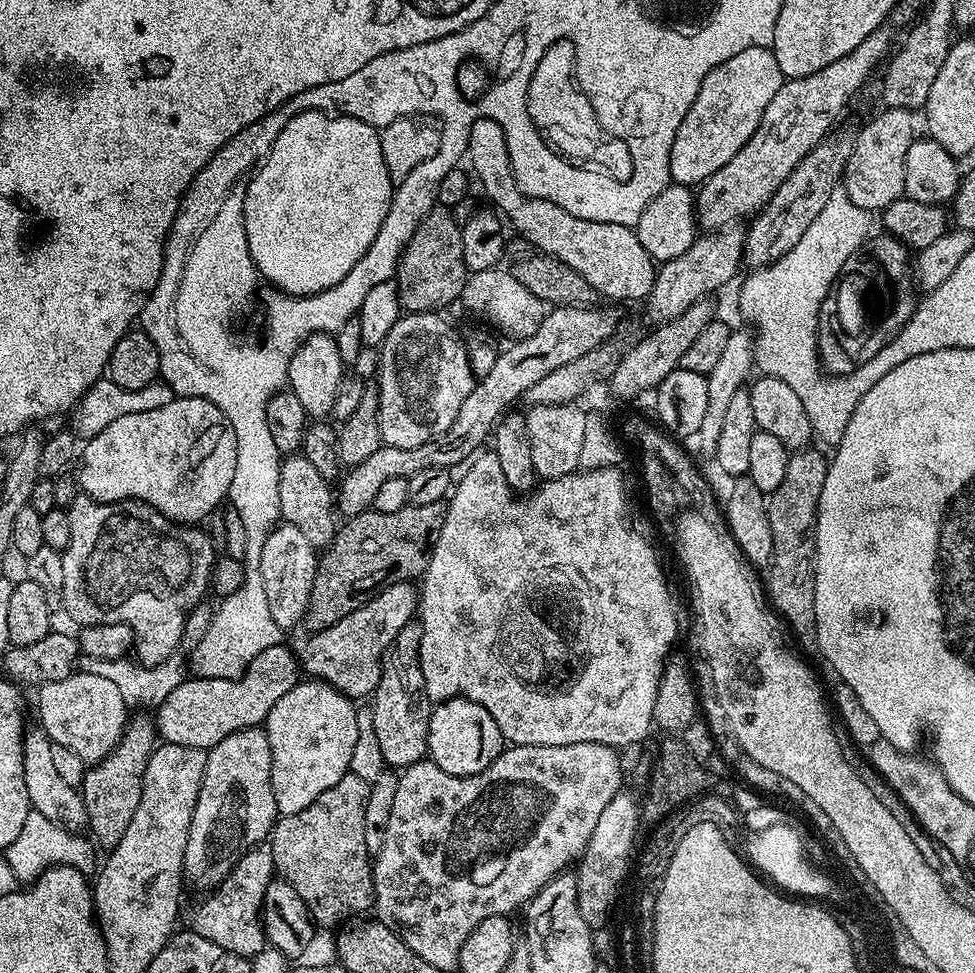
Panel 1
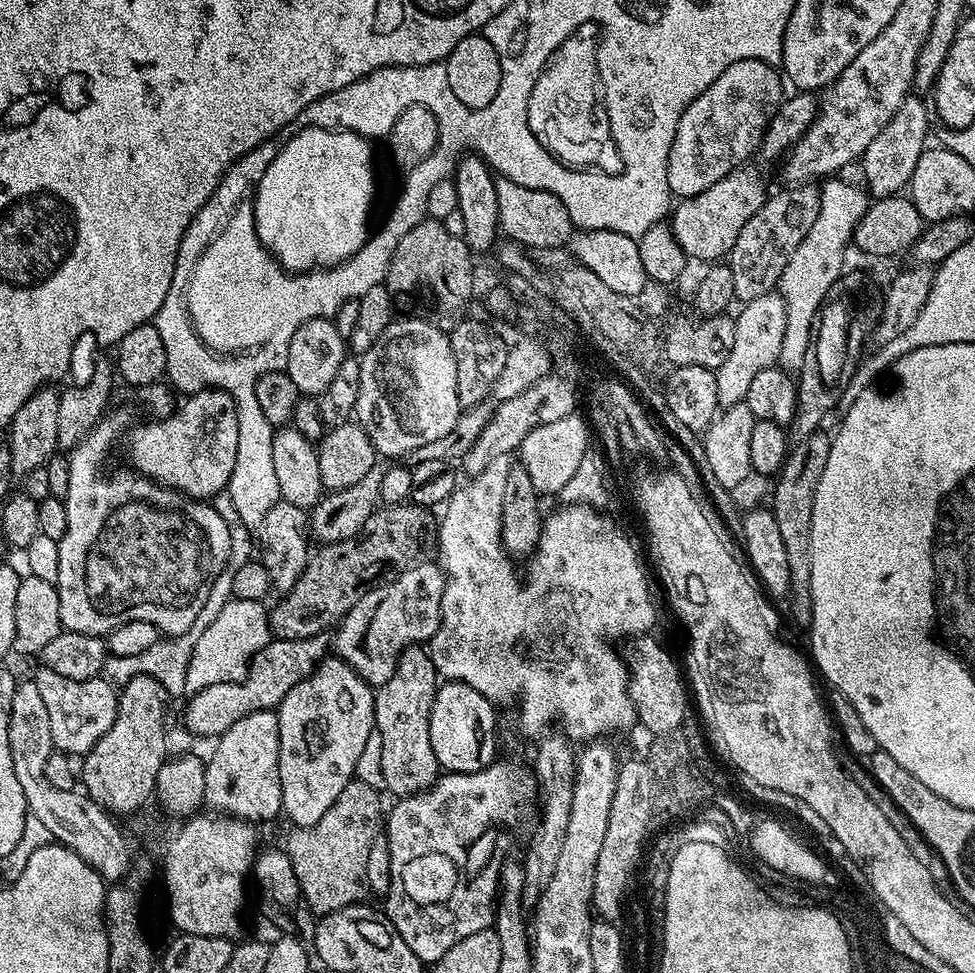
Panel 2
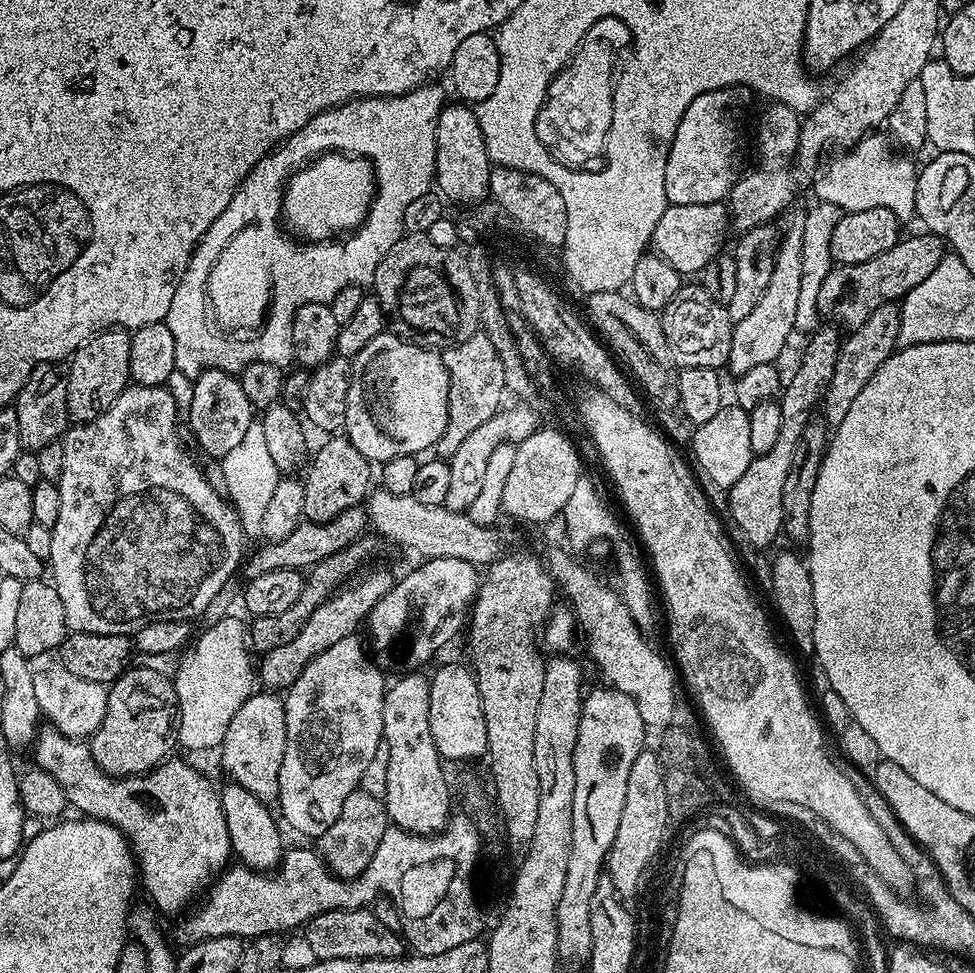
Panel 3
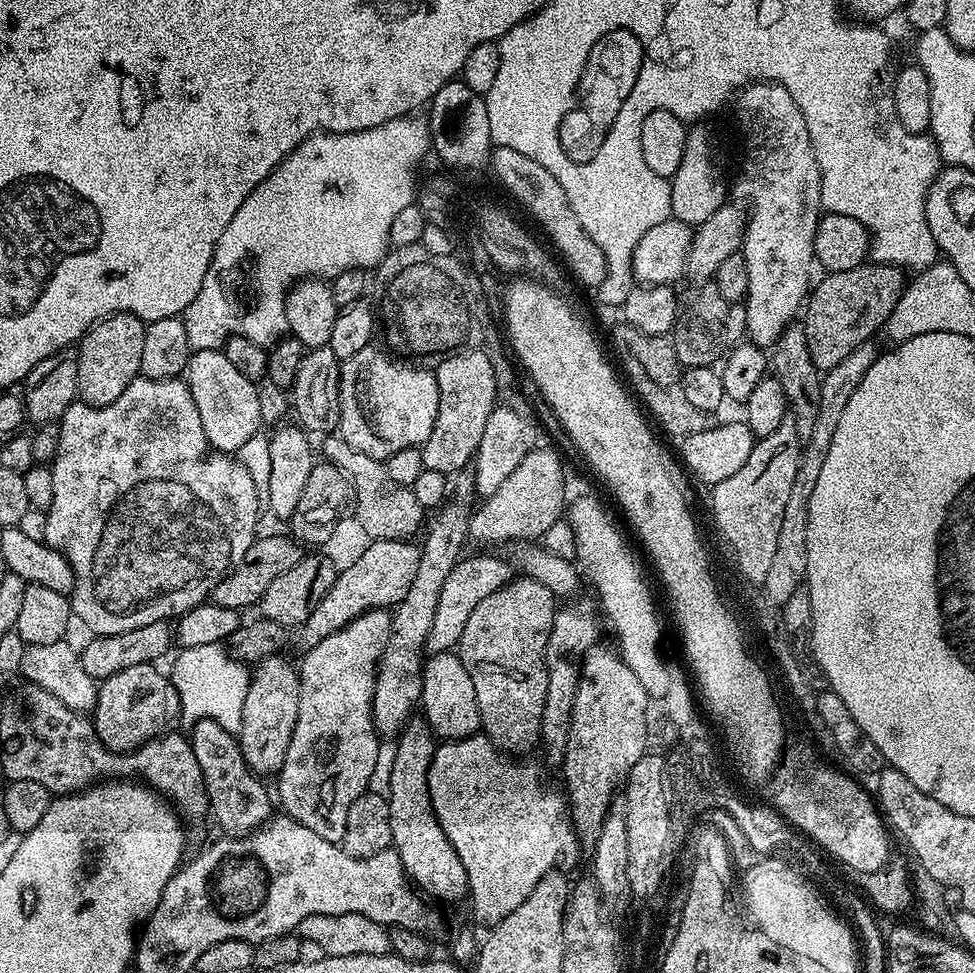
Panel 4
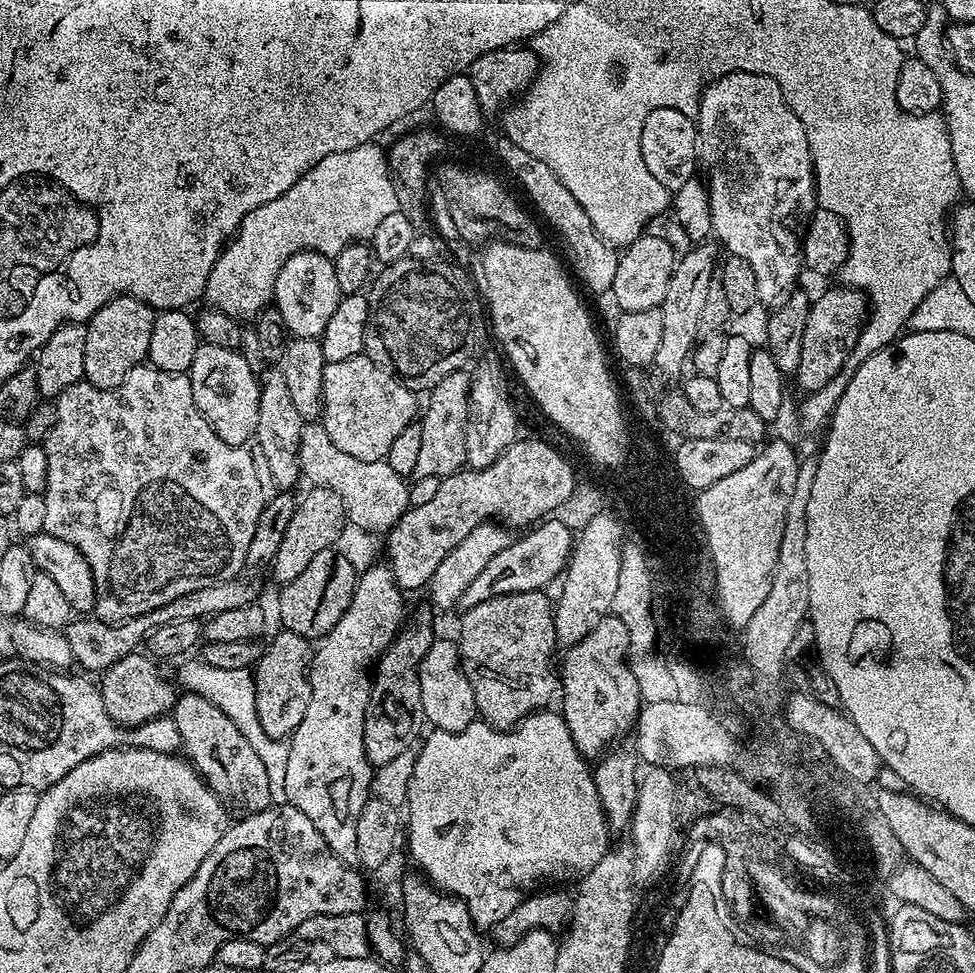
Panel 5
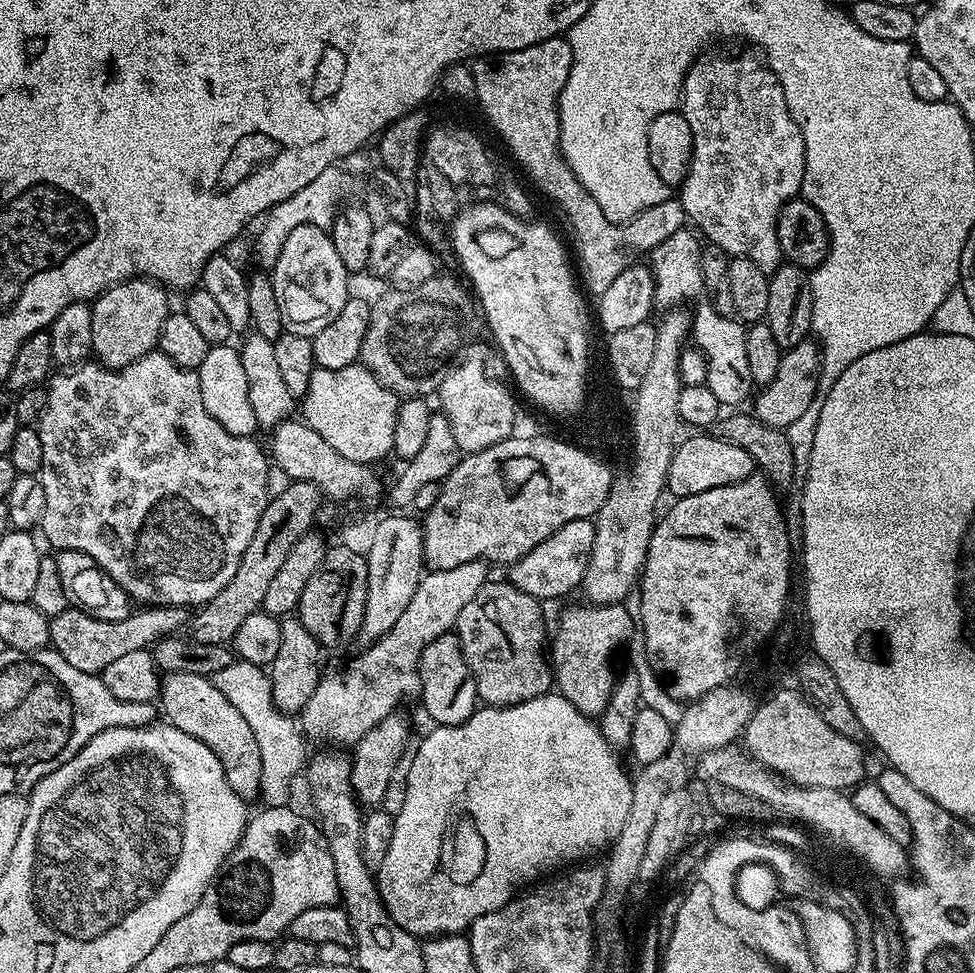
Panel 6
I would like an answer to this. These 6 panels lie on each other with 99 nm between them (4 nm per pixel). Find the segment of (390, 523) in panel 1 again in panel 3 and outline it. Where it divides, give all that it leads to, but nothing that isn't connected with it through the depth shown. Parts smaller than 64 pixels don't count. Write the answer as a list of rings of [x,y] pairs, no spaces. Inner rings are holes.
[[[365,534],[350,546],[338,550],[338,554],[330,554],[330,558],[315,564],[307,573],[302,586],[302,594],[298,594],[298,602],[294,602],[290,610],[286,610],[281,616],[255,617],[251,621],[252,624],[247,625],[246,635],[251,651],[263,654],[270,650],[278,650],[278,646],[286,646],[286,642],[294,642],[294,638],[298,638],[298,630],[302,630],[302,626],[314,614],[314,610],[318,610],[322,602],[326,602],[337,590],[349,583],[369,563],[367,560],[379,550],[380,544],[382,545],[381,537],[375,534]]]

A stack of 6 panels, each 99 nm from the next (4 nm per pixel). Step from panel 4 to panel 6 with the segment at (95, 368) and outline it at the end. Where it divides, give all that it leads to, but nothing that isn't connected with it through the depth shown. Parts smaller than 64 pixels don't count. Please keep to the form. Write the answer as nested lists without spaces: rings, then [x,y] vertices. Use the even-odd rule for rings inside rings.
[[[133,278],[108,288],[91,301],[92,356],[106,368],[125,368],[147,352],[157,351],[162,322],[170,315],[167,294],[165,285],[155,280]]]

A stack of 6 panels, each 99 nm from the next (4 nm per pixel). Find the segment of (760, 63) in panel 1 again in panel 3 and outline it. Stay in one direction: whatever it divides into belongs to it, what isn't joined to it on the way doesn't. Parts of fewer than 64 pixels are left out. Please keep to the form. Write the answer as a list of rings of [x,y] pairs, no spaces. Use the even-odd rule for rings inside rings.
[[[737,86],[698,94],[678,122],[666,158],[666,198],[669,204],[719,204],[740,180],[744,165],[744,107],[749,93]]]

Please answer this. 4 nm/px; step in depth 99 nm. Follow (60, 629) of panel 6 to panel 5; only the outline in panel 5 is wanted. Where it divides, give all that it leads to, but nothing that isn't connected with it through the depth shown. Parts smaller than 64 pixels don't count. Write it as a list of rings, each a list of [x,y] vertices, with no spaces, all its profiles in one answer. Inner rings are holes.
[[[244,579],[215,580],[210,586],[202,586],[202,590],[190,590],[190,594],[182,594],[182,598],[174,598],[174,602],[166,602],[166,606],[158,610],[150,610],[138,618],[124,620],[121,624],[107,624],[99,618],[73,619],[66,629],[72,657],[77,665],[81,664],[85,668],[85,673],[103,674],[110,666],[114,666],[114,662],[137,651],[147,641],[151,632],[158,630],[158,626],[166,626],[166,622],[203,621],[214,614],[222,614],[222,610],[238,610],[238,606],[257,603],[259,586],[252,580]]]

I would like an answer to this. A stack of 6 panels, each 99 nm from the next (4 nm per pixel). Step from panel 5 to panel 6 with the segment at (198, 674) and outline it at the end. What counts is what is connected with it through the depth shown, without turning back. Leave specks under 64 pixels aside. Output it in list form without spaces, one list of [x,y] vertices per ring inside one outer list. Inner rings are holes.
[[[237,659],[226,670],[218,670],[211,677],[214,686],[226,694],[226,699],[233,704],[234,710],[246,718],[254,738],[258,741],[258,750],[262,750],[262,782],[260,796],[263,803],[270,808],[283,808],[292,796],[292,779],[303,773],[310,751],[306,745],[306,737],[291,715],[282,713],[272,701],[272,687],[268,681],[267,671],[259,664],[251,664]]]

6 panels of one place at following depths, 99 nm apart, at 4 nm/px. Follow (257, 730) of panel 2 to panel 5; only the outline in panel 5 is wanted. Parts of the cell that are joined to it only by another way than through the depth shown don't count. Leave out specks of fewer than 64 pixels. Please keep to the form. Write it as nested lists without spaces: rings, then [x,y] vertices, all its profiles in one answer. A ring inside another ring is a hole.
[[[283,630],[277,631],[278,634],[269,642],[268,648],[266,647],[261,651],[260,660],[256,663],[254,675],[256,677],[256,706],[258,708],[258,722],[262,724],[262,730],[275,740],[284,740],[291,737],[292,731],[298,726],[298,722],[302,722],[302,718],[306,714],[306,706],[310,703],[310,678],[308,677],[308,665],[310,663],[310,641],[304,636],[299,636],[293,632],[285,632]]]

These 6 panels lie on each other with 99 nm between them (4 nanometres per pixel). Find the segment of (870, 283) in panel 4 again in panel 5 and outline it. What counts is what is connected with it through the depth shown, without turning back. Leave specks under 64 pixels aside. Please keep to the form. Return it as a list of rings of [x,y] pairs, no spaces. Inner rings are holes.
[[[835,287],[826,289],[820,297],[812,300],[810,315],[806,318],[806,330],[802,330],[802,354],[794,380],[804,394],[820,390],[836,374],[845,371],[844,363],[849,363],[852,348],[860,337],[860,329],[868,319],[870,305],[860,289]]]

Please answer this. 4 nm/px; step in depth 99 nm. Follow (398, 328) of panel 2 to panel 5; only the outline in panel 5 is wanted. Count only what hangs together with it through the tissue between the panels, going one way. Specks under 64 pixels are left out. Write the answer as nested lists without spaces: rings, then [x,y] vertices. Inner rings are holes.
[[[368,354],[346,358],[346,362],[330,362],[324,367],[324,429],[338,450],[362,458],[362,462],[385,459],[394,438],[418,416],[417,393],[384,368],[379,368]]]

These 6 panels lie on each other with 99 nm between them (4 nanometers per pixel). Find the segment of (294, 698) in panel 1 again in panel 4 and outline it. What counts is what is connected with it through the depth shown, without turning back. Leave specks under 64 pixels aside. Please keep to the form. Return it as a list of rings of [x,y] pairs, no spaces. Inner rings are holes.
[[[371,608],[369,612],[363,612],[358,618],[354,618],[354,622],[350,622],[346,626],[342,626],[342,630],[338,630],[334,634],[330,634],[330,638],[322,638],[322,642],[318,642],[318,646],[307,649],[303,653],[304,661],[299,661],[298,671],[300,673],[300,697],[298,698],[298,722],[294,722],[294,734],[290,738],[290,750],[286,750],[286,758],[284,764],[278,773],[280,779],[280,800],[278,796],[278,804],[280,804],[285,813],[295,818],[298,822],[302,822],[302,826],[310,826],[310,830],[314,830],[314,834],[326,838],[332,844],[340,844],[346,834],[346,826],[350,818],[350,806],[354,806],[354,802],[362,793],[368,791],[368,783],[370,782],[370,773],[374,770],[374,762],[378,762],[378,750],[382,743],[381,737],[378,735],[376,728],[372,724],[372,699],[374,698],[374,682],[376,681],[376,668],[380,665],[382,654],[386,650],[386,642],[390,638],[390,626],[392,625],[393,613],[383,608]]]

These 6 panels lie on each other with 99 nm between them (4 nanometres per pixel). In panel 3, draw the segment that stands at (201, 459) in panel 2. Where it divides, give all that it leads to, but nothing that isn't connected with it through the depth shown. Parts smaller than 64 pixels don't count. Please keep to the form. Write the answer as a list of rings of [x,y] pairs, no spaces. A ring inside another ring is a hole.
[[[208,368],[195,377],[192,388],[192,405],[188,408],[188,424],[196,444],[208,456],[222,458],[242,442],[246,430],[254,422],[254,409],[250,398],[242,391],[239,379],[231,372]]]

